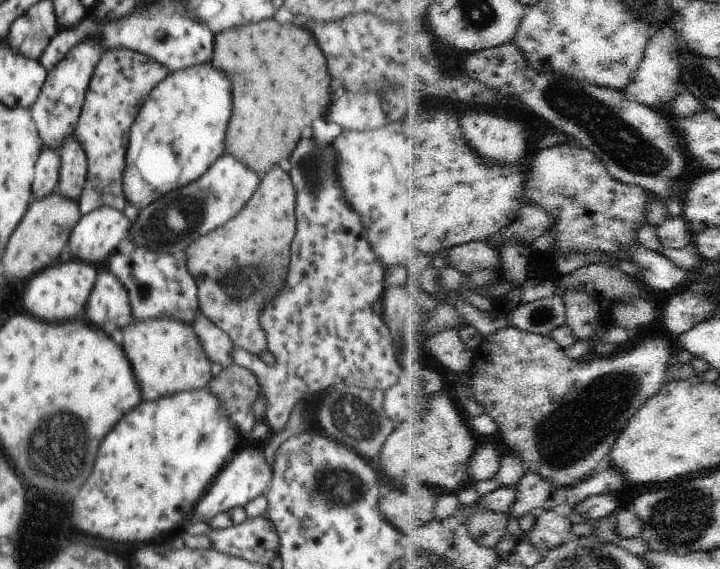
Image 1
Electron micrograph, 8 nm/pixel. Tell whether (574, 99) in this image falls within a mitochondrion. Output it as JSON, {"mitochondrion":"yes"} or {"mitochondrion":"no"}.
{"mitochondrion":"yes"}

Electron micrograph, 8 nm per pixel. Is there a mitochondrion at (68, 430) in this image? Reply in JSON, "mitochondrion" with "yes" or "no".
{"mitochondrion":"yes"}

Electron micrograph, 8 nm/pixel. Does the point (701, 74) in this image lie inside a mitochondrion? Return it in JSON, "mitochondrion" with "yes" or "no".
{"mitochondrion":"yes"}

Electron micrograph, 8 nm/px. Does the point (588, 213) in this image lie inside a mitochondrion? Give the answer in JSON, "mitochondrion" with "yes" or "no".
{"mitochondrion":"no"}

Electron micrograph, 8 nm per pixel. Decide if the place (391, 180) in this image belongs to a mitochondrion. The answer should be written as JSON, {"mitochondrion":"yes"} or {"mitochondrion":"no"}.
{"mitochondrion":"no"}

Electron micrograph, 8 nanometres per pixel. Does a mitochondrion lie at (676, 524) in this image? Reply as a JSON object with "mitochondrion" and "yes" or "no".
{"mitochondrion":"yes"}

